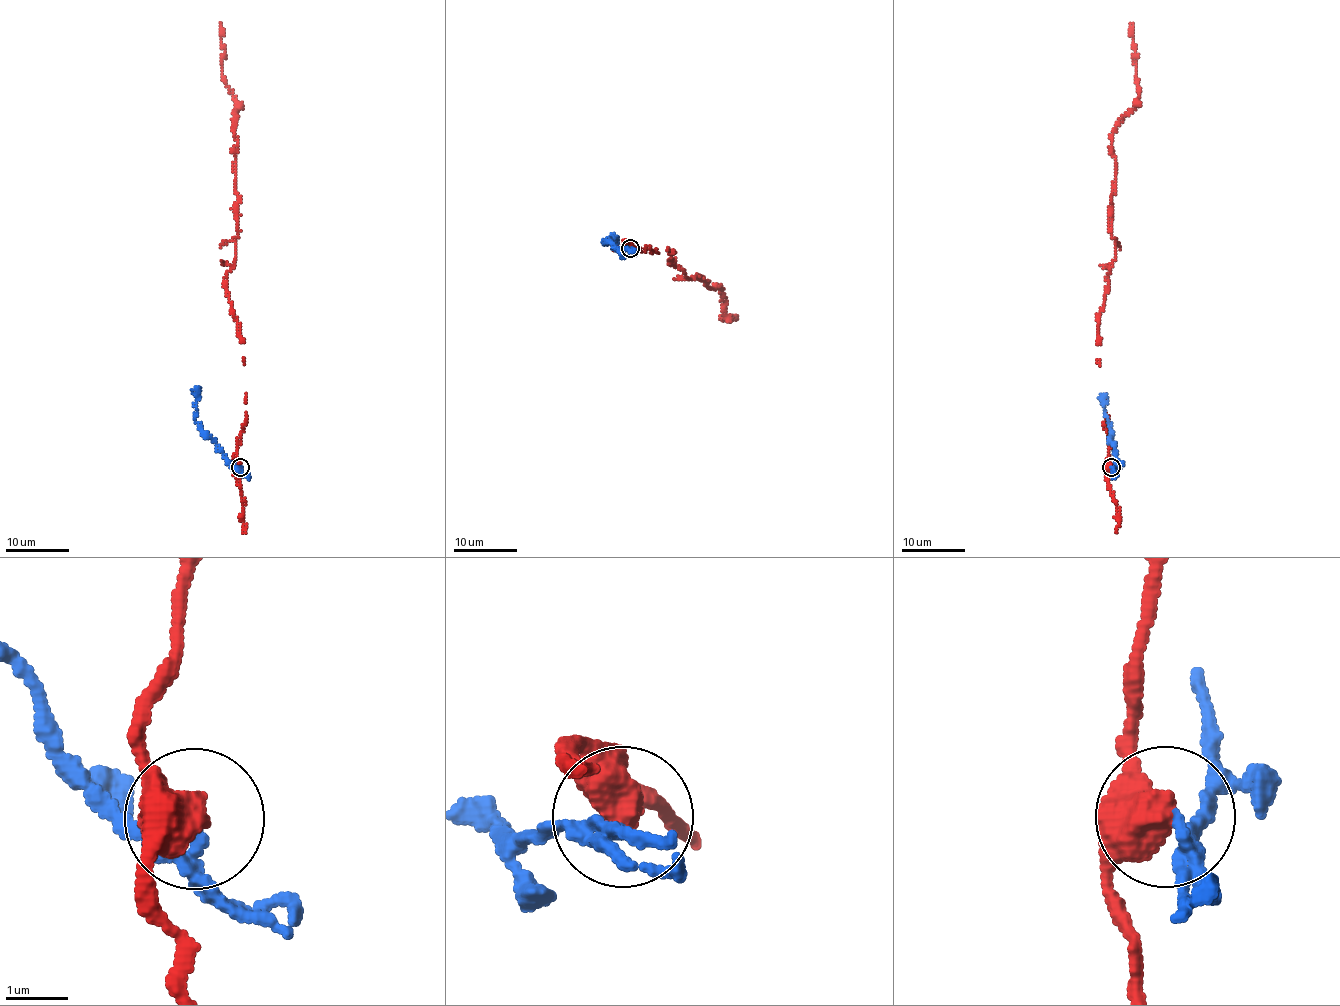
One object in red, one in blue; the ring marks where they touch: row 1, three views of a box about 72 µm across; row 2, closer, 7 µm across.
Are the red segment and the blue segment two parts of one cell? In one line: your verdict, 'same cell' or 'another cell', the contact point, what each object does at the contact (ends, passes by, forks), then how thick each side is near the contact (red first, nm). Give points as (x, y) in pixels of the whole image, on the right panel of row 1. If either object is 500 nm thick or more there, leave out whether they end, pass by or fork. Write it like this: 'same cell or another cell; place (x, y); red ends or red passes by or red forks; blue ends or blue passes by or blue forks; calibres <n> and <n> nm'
another cell; place (1111, 467); calibres 700 and 150 nm

